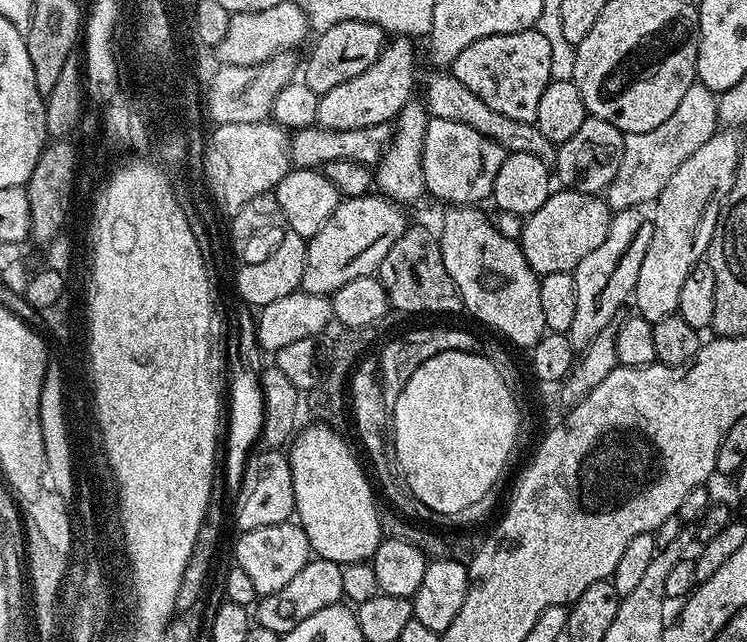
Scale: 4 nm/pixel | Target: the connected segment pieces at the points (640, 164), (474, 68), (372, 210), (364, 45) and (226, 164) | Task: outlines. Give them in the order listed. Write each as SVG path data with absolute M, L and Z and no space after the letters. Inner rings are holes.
M694 83L690 90L686 90L682 102L678 102L674 114L670 114L662 126L654 126L654 130L646 130L646 134L624 133L622 162L618 166L616 179L606 189L608 206L613 213L651 205L662 194L666 182L670 182L674 170L678 170L678 166L682 166L682 162L686 162L698 146L706 146L706 142L710 142L720 124L717 99L717 93L705 84Z
M538 28L514 34L494 34L471 43L450 66L468 90L473 90L491 109L512 121L535 123L539 99L552 79L550 42Z
M383 194L341 199L326 226L322 226L322 230L308 240L306 270L302 270L300 288L310 294L331 297L353 278L373 275L379 269L382 258L390 254L390 246L394 246L394 242L398 242L410 226L404 212L401 205Z
M351 20L330 26L330 30L319 33L315 39L311 41L313 44L308 52L308 61L304 60L302 64L302 79L306 86L310 86L310 90L325 96L334 90L334 86L342 86L342 82L350 82L350 78L374 66L378 54L382 54L384 49L386 33L374 22Z
M265 121L217 124L212 130L206 140L203 175L219 211L231 218L250 199L275 190L290 171L290 136L279 124Z

